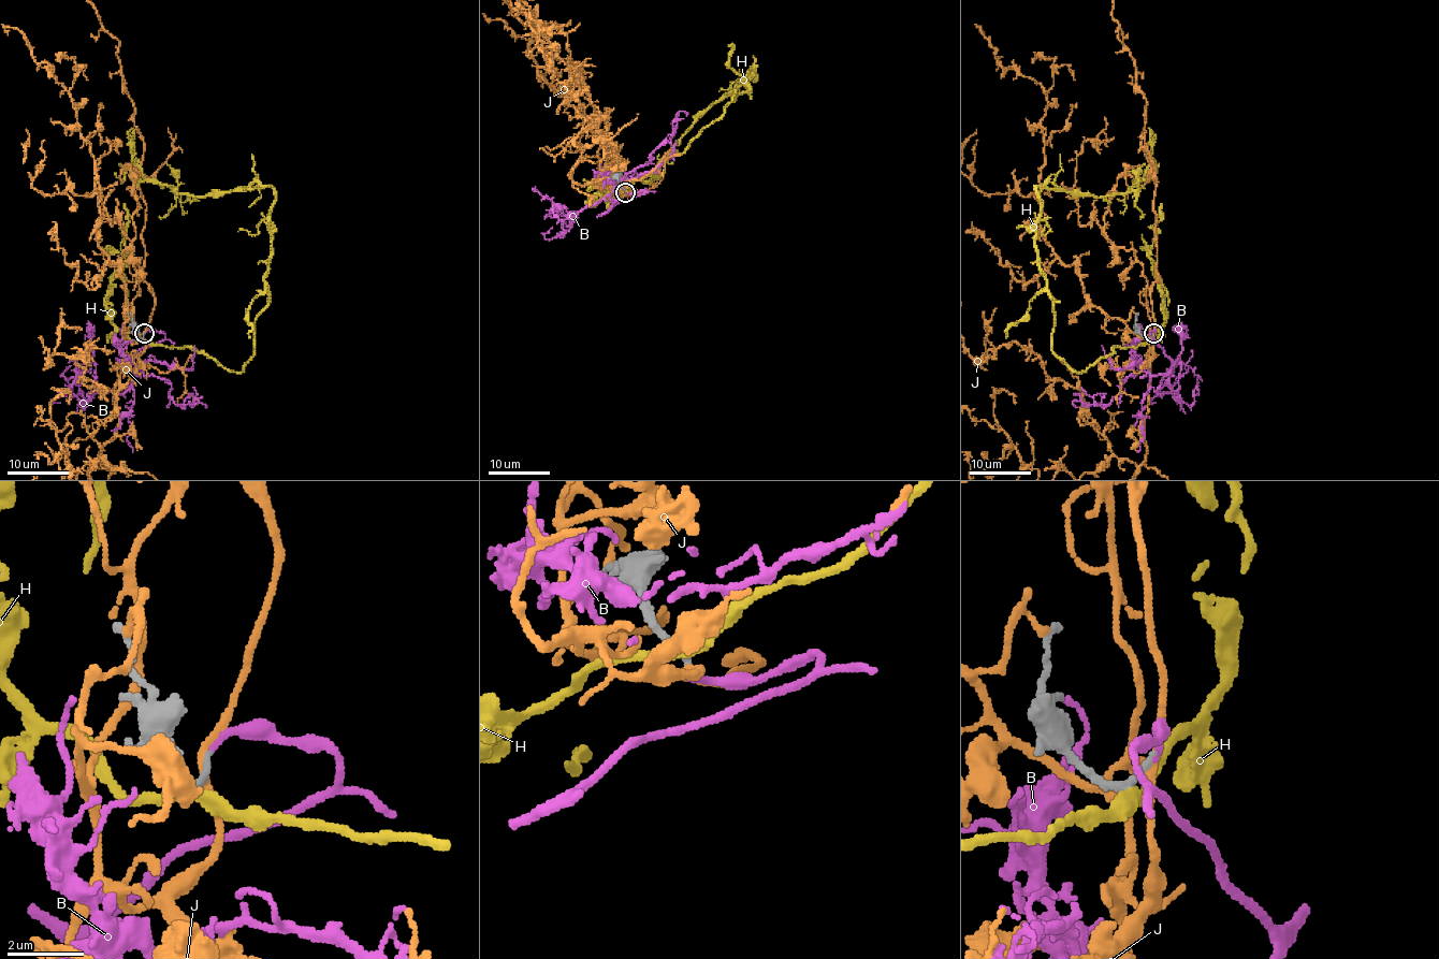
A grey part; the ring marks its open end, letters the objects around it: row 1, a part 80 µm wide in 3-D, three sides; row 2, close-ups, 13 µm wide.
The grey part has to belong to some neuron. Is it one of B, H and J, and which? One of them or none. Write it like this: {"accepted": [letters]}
{"accepted": ["B"]}

